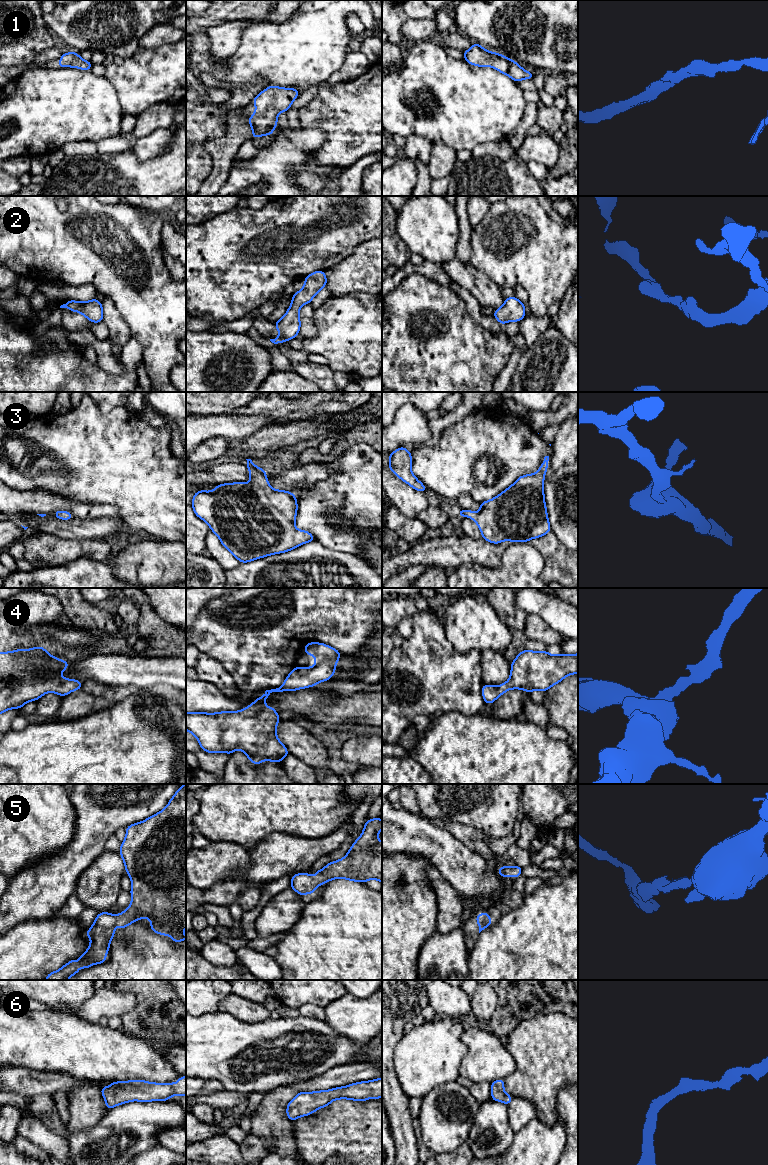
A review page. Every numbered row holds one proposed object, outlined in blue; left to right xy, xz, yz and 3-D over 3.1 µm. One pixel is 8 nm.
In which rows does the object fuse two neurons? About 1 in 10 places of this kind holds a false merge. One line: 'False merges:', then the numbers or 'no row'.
False merges: no row

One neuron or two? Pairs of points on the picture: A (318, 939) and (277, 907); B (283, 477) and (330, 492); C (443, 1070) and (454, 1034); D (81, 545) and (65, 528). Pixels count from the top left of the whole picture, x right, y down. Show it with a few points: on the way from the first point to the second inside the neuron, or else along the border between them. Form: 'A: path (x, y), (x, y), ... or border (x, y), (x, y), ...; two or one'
A: border (306, 903), (299, 919), (286, 932); two
B: border (331, 470), (326, 477), (312, 485); two
C: path (445, 1061), (445, 1043); one
D: border (52, 534), (64, 538), (99, 539); two

